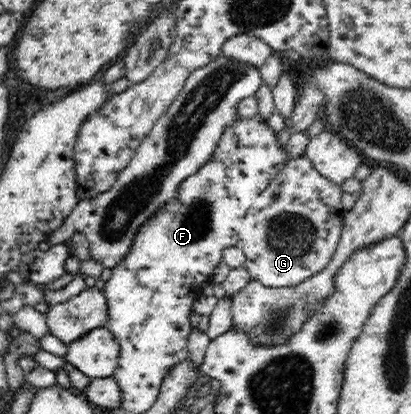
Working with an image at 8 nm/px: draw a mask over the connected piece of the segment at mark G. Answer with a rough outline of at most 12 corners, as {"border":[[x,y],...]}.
{"border":[[305,155],[254,200],[238,246],[251,281],[301,284],[337,250],[339,184]]}

